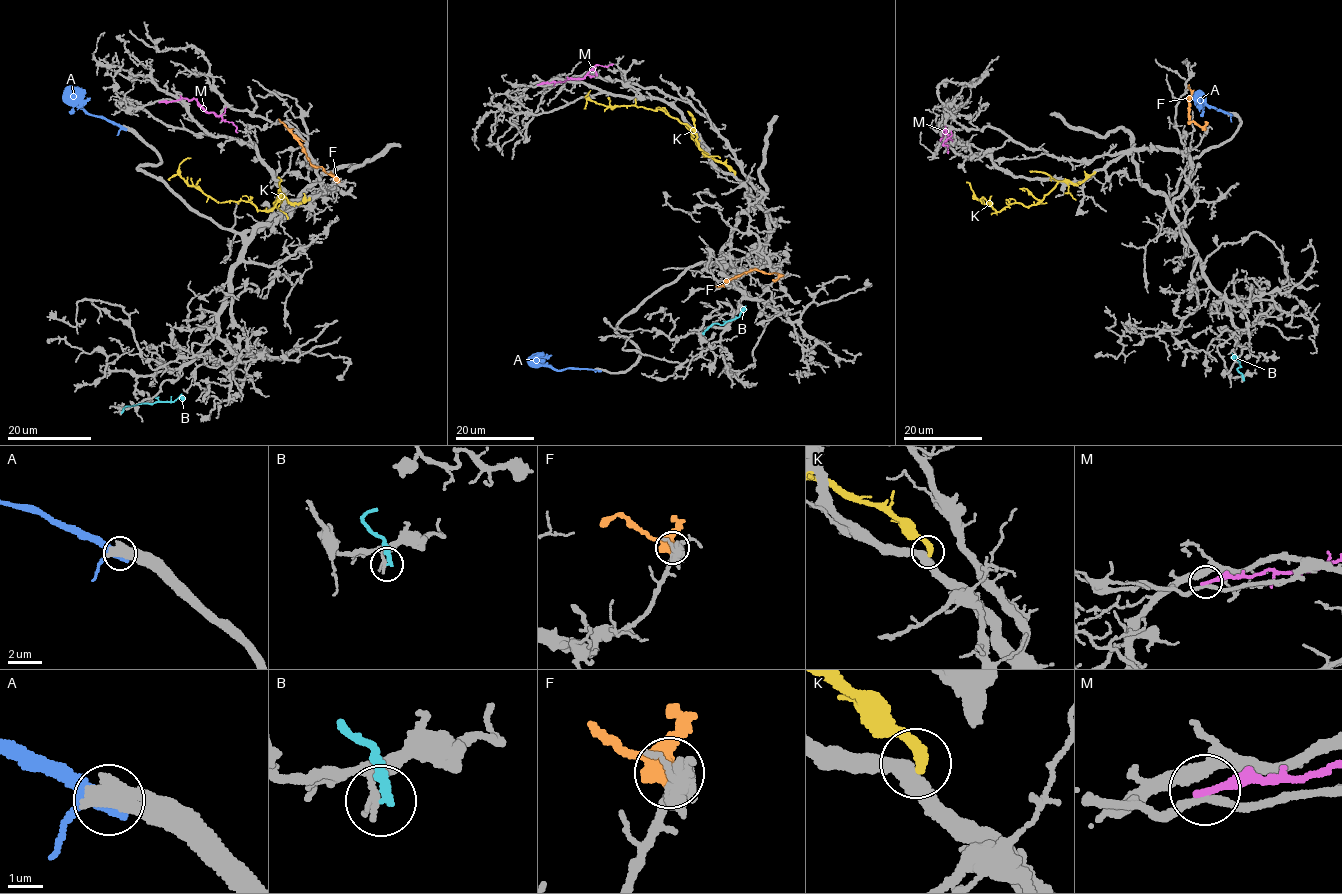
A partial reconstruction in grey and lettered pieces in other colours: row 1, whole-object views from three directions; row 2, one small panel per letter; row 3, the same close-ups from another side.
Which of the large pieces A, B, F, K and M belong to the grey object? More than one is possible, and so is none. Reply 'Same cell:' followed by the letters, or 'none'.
Same cell: none

